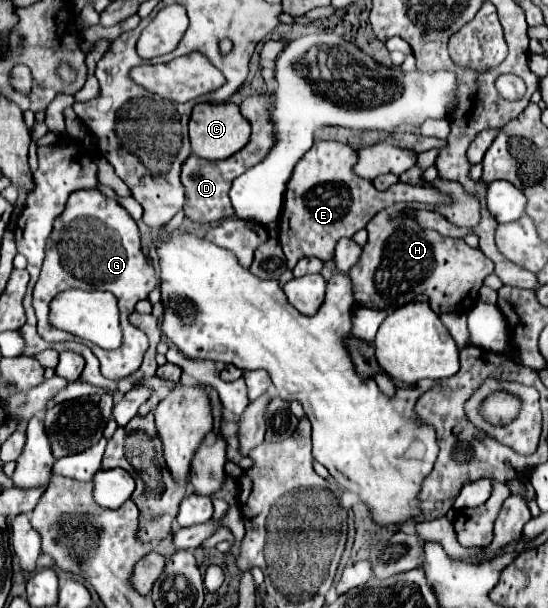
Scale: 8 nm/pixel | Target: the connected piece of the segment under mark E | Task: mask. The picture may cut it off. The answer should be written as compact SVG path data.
M315 141L313 147L305 153L305 157L295 165L291 181L287 183L287 193L283 201L283 213L281 213L281 233L279 233L279 243L283 247L283 253L287 257L287 267L293 269L295 263L303 257L317 257L321 261L333 259L335 253L335 243L341 237L353 237L359 229L363 229L369 219L379 213L381 209L395 205L395 203L445 203L447 197L443 197L439 191L431 187L413 187L405 183L397 183L385 191L377 191L375 185L363 177L355 177L355 161L357 161L357 151L351 149L345 143L339 141Z

